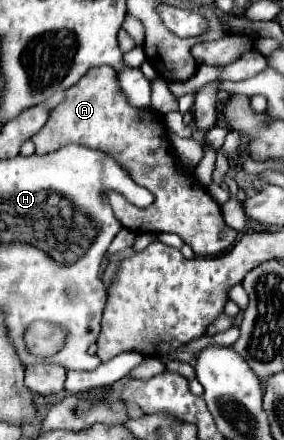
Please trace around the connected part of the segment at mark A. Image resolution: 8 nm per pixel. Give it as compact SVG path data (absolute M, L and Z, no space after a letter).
M110 66L92 68L76 86L70 86L64 100L52 110L40 134L32 136L32 142L36 144L36 154L50 154L68 144L82 144L110 154L138 186L144 186L154 194L154 202L144 210L130 204L118 192L106 194L116 220L136 234L174 232L190 244L198 256L216 256L230 250L236 242L238 232L222 220L220 204L208 194L206 188L198 184L194 174L184 176L178 170L178 158L168 140L164 120L152 108L130 106L120 90L116 70Z

